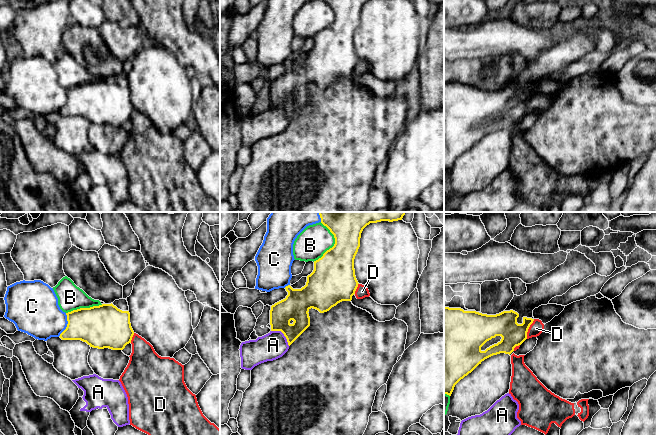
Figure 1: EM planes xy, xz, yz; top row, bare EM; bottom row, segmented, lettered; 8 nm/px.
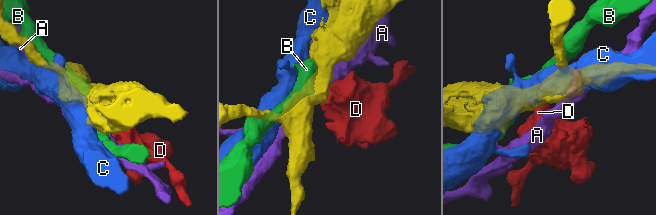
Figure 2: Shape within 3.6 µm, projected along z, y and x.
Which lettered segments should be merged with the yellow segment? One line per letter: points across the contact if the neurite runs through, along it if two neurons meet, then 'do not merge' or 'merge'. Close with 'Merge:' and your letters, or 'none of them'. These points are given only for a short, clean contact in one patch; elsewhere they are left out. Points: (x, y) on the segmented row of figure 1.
A: along xz (271, 330), (279, 330), (289, 345) | do not merge
B: do not merge
C: do not merge
D: along yz (534, 319), (528, 329), (526, 338) | do not merge
Merge: none of them

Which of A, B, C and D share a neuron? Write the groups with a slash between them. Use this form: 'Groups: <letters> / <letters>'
Groups: A / B / C / D

